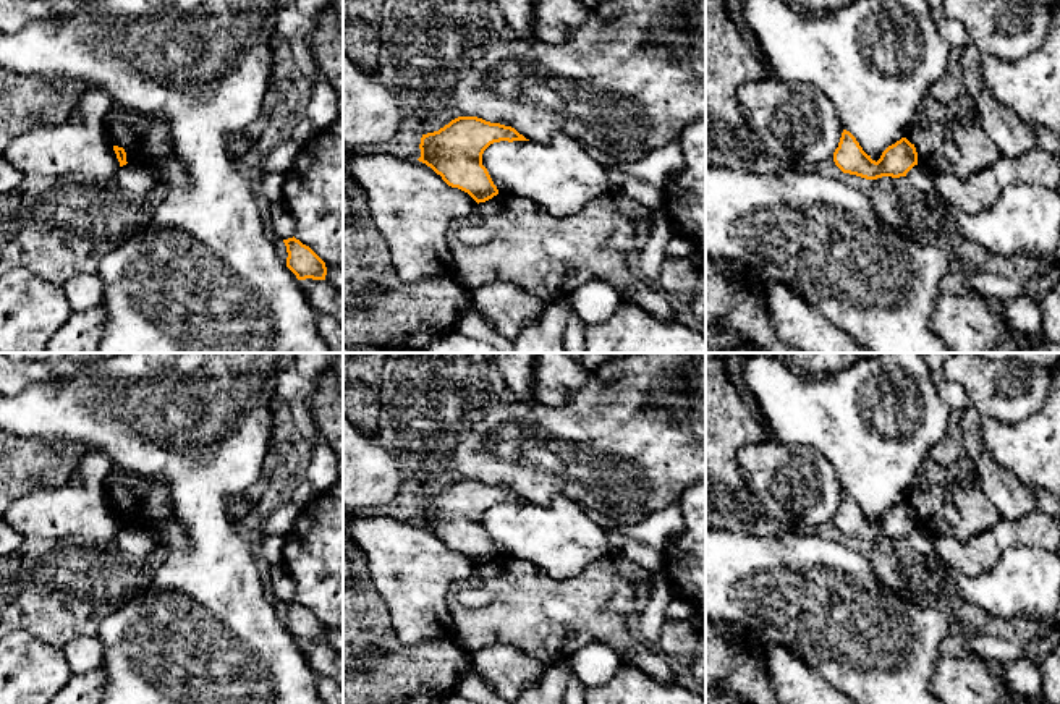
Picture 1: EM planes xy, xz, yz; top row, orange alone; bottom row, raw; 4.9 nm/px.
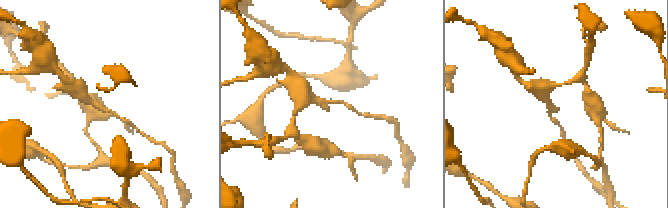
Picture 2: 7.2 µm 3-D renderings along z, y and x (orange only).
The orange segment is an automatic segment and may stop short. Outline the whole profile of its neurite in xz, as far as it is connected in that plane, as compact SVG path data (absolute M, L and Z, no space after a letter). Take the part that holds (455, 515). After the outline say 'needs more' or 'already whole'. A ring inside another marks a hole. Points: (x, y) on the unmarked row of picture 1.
M458 479L439 494L422 497L418 523L440 537L448 549L468 555L479 566L498 557L482 528L482 516L490 507L500 503L529 502L511 489L477 479Z | already whole

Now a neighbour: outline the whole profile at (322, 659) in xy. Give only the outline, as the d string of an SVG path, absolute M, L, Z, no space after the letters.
M299 643L301 651L317 676L337 681L343 688L343 654L325 643Z

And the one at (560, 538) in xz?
M557 497L545 507L532 503L500 503L482 516L494 547L502 557L529 562L553 579L570 579L591 563L612 557L610 532L599 526L583 508L568 497Z

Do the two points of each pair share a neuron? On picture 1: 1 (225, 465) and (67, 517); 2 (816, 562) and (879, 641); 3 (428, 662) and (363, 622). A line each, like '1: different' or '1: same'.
1: different
2: same
3: same

